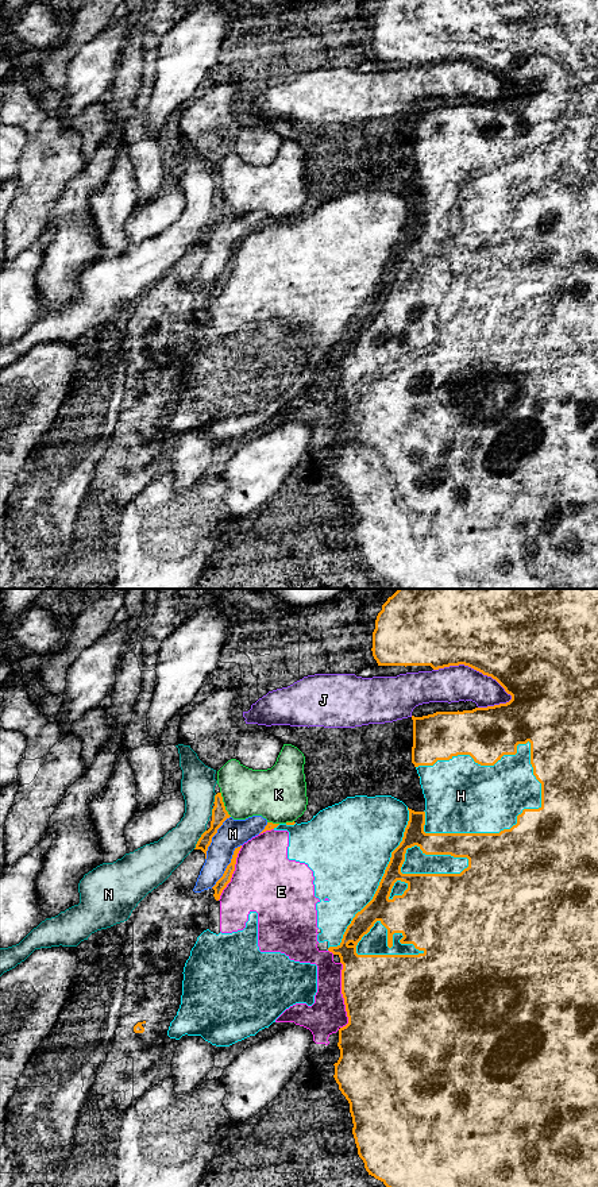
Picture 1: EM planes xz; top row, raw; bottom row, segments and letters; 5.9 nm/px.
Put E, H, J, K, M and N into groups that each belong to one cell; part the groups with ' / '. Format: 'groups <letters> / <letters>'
groups E H / J / K / M / N

